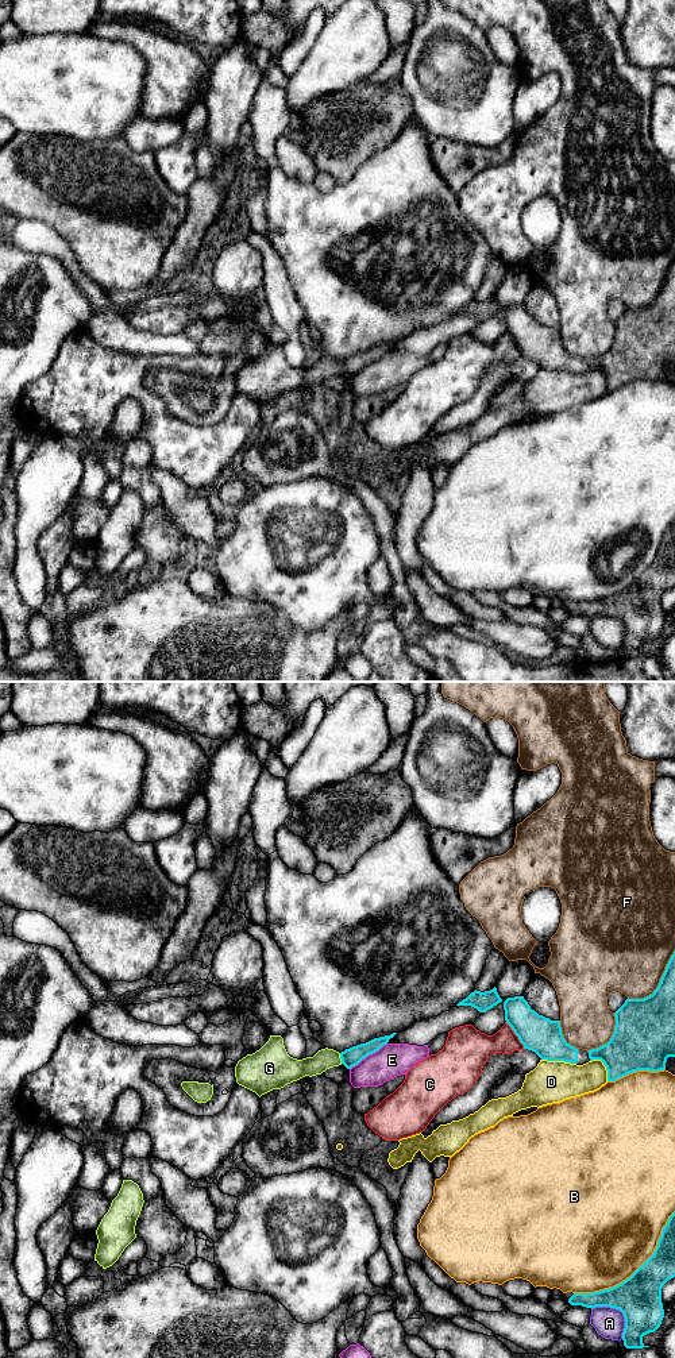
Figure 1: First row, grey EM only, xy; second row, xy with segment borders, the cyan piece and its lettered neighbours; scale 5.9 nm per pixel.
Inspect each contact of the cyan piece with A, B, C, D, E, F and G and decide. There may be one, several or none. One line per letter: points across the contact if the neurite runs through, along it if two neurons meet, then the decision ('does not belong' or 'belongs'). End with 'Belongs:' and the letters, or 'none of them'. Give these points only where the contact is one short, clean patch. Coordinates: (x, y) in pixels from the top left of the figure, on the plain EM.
A: does not belong
B: does not belong
C: does not belong
D: does not belong
E: does not belong
F: does not belong
G: way xy (350, 366), (340, 366), (324, 367); belongs
Belongs: G

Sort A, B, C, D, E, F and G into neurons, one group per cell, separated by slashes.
A / B / C / D / E / F / G

